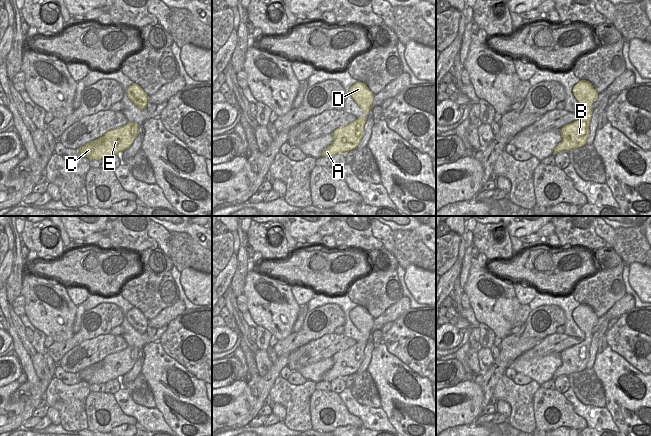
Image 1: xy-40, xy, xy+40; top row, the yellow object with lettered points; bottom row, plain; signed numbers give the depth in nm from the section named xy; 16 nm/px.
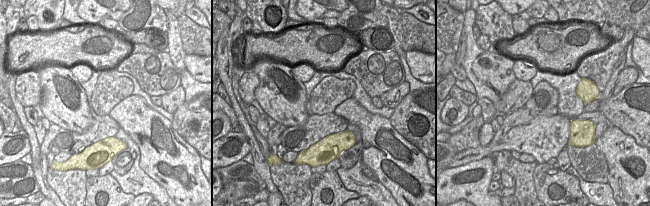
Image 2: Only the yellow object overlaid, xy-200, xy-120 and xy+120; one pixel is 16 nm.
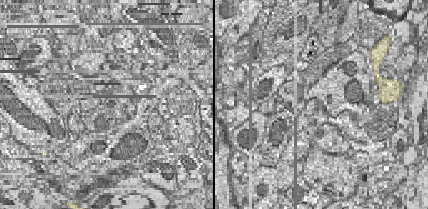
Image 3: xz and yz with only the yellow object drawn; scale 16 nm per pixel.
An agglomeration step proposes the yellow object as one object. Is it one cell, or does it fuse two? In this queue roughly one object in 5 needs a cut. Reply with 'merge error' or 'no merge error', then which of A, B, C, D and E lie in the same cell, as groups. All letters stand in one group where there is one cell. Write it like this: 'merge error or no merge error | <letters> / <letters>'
no merge error | A B C D E

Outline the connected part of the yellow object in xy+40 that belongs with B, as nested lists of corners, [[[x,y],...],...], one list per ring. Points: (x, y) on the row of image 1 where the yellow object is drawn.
[[[580,80],[572,89],[573,96],[578,103],[585,109],[585,115],[577,121],[565,125],[560,129],[562,141],[554,148],[553,155],[586,145],[589,136],[589,125],[592,117],[592,104],[598,97],[592,83]]]

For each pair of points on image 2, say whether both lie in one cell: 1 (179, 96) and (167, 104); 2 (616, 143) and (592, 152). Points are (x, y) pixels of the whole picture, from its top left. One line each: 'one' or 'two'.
1: one
2: two

